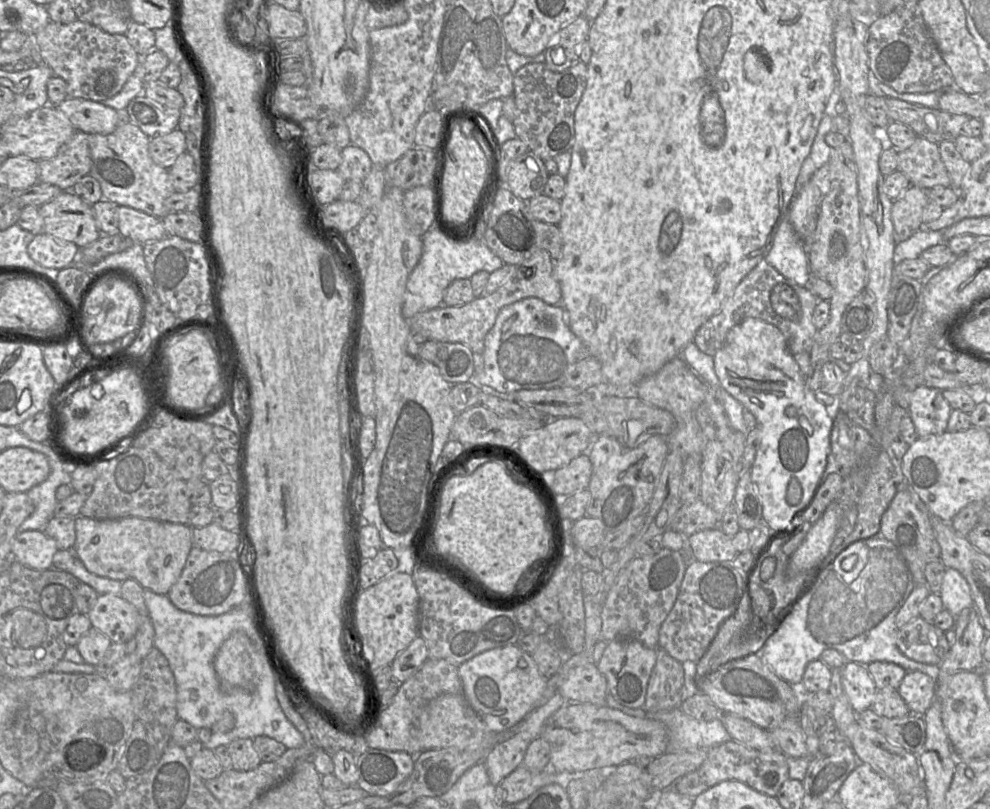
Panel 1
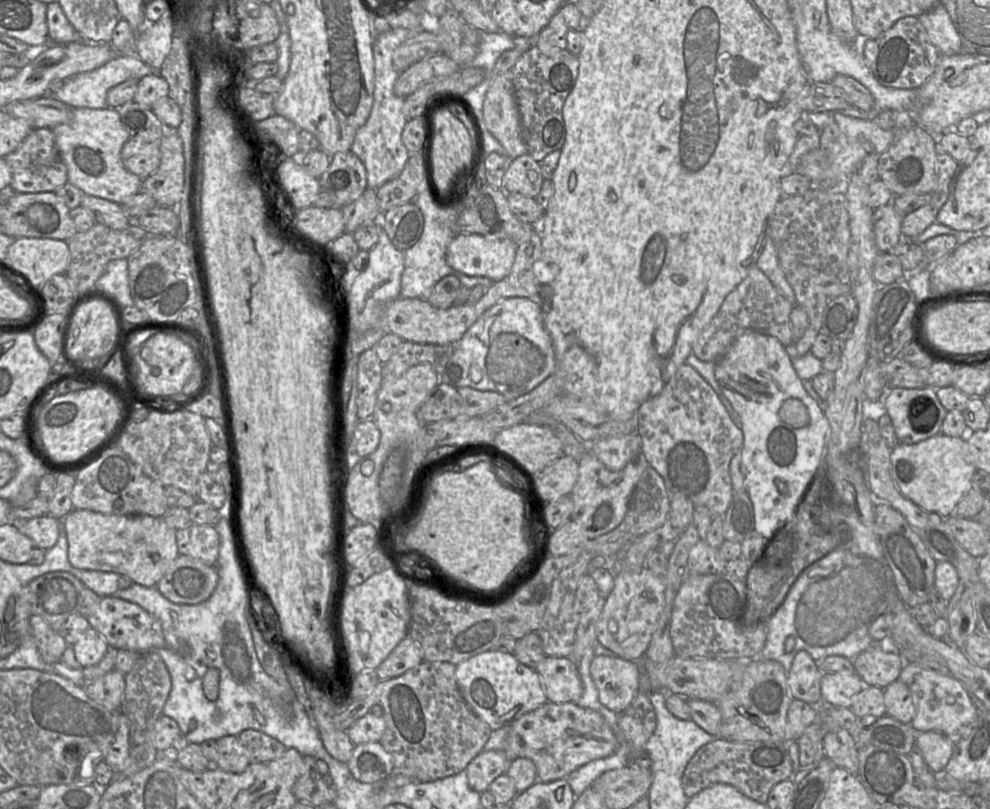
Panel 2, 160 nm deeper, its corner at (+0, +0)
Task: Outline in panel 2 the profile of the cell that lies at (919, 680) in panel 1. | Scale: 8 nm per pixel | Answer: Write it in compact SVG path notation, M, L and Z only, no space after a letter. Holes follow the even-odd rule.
M899 679L884 689L886 715L910 724L917 714L910 689Z

